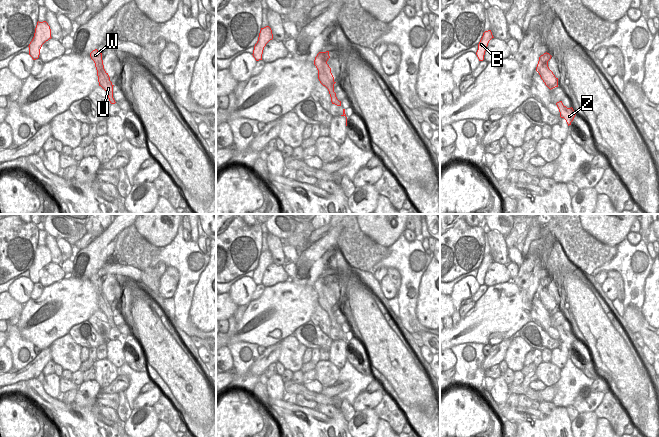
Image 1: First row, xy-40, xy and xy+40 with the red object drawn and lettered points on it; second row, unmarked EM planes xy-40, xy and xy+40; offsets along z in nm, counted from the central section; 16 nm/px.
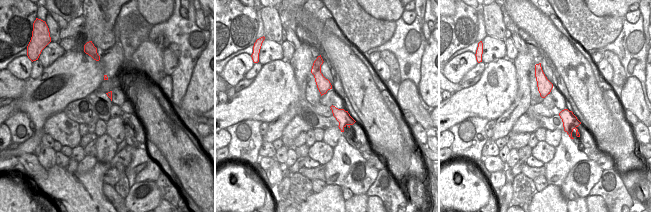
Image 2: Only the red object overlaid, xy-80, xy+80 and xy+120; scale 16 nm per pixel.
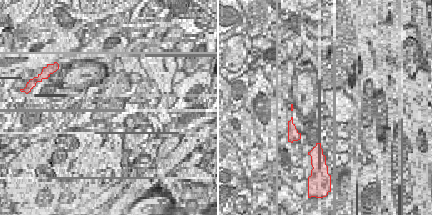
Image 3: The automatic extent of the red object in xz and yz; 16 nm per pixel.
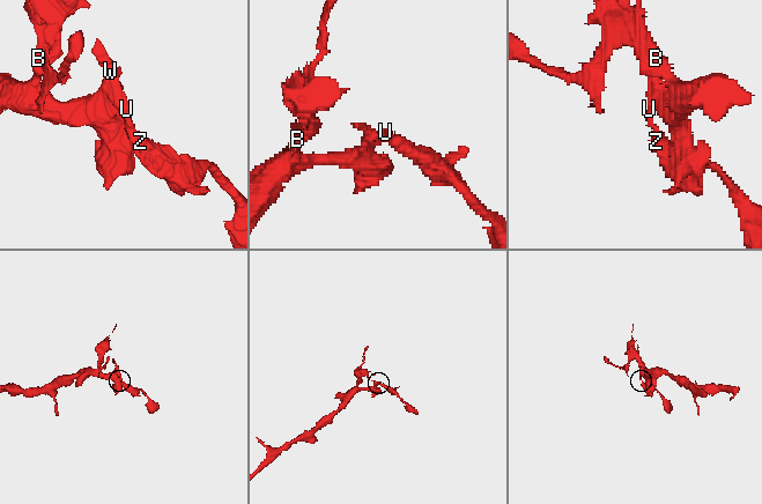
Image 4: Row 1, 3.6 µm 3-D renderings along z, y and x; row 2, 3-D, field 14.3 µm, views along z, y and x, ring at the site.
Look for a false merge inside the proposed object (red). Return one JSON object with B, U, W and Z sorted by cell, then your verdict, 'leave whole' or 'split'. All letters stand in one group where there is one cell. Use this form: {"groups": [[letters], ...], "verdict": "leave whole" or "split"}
{"groups": [["B"], ["U", "W", "Z"]], "verdict": "split"}

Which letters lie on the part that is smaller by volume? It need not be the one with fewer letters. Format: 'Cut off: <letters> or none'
Cut off: U, W, Z

